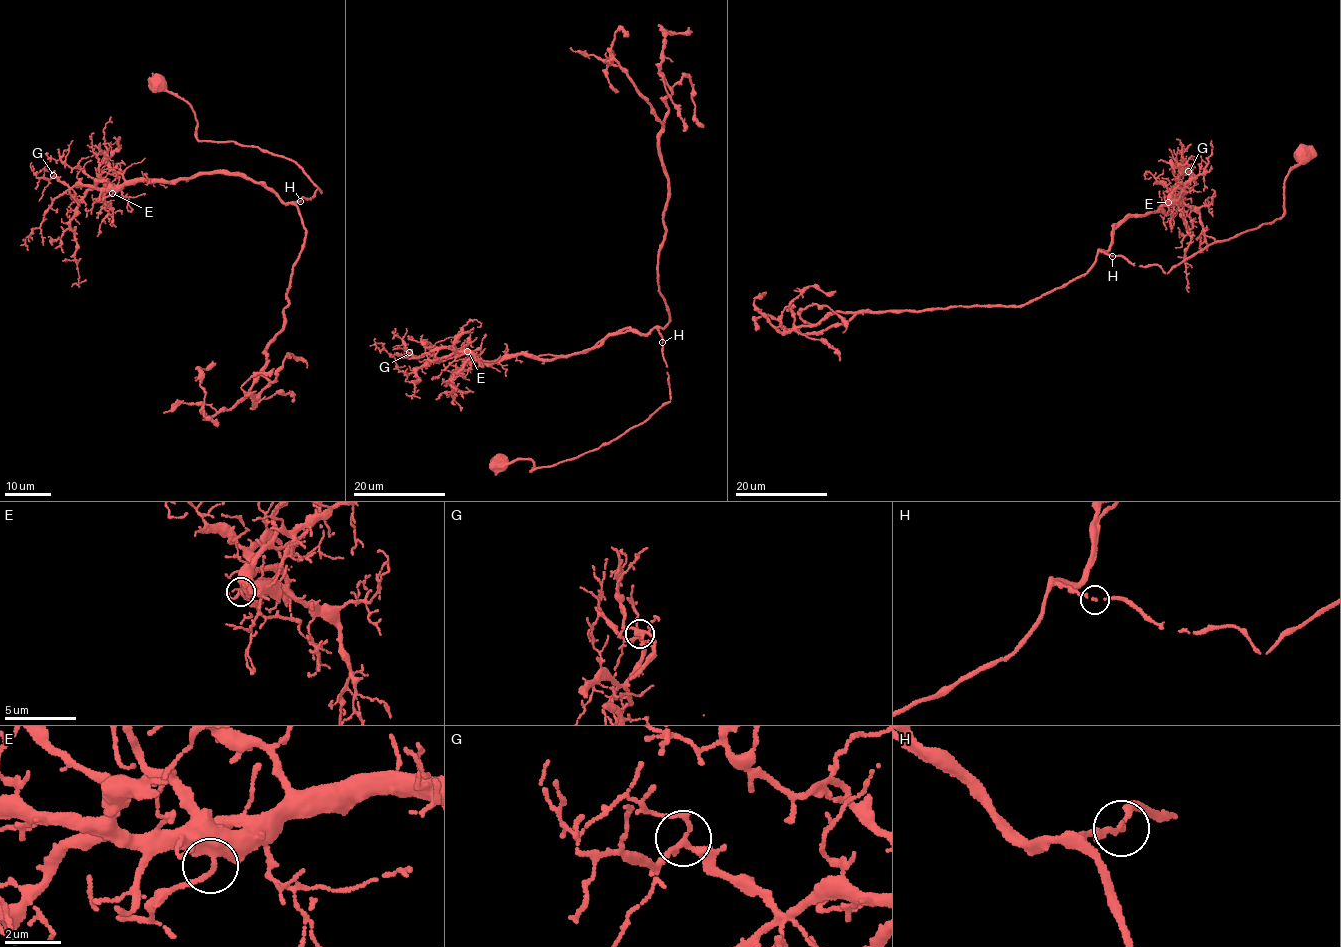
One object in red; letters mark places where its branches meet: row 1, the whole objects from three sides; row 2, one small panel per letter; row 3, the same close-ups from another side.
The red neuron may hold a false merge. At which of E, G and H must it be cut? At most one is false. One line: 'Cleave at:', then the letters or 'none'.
Cleave at: none

